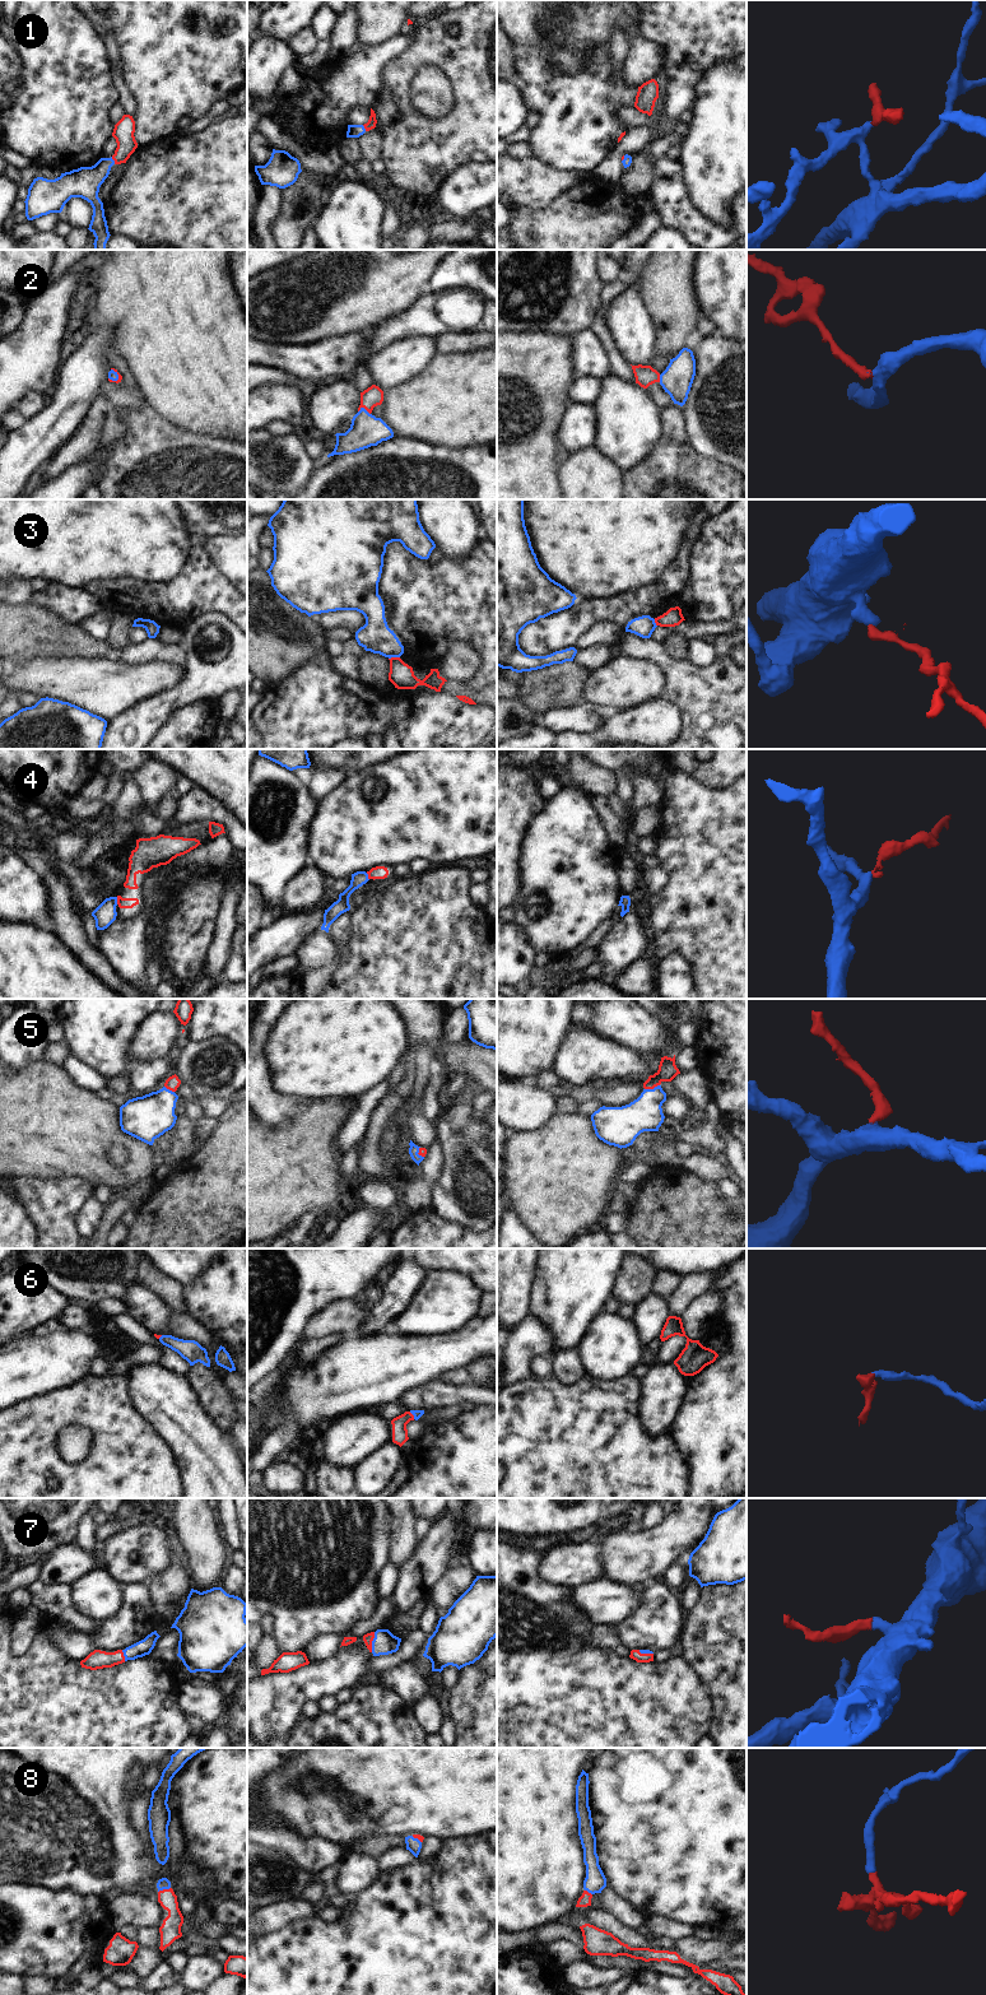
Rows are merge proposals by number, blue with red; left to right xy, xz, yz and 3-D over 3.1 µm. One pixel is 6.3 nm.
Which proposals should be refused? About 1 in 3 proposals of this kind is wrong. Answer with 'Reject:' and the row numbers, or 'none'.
Reject: 3, 4

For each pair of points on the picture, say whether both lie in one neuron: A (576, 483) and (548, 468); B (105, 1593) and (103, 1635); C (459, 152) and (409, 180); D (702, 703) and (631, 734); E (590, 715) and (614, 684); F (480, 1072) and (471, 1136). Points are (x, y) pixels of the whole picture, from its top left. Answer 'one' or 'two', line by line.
A: two
B: two
C: one
D: two
E: two
F: two

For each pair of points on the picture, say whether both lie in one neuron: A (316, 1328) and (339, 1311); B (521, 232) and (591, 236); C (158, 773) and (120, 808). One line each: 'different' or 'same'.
A: same
B: same
C: different

